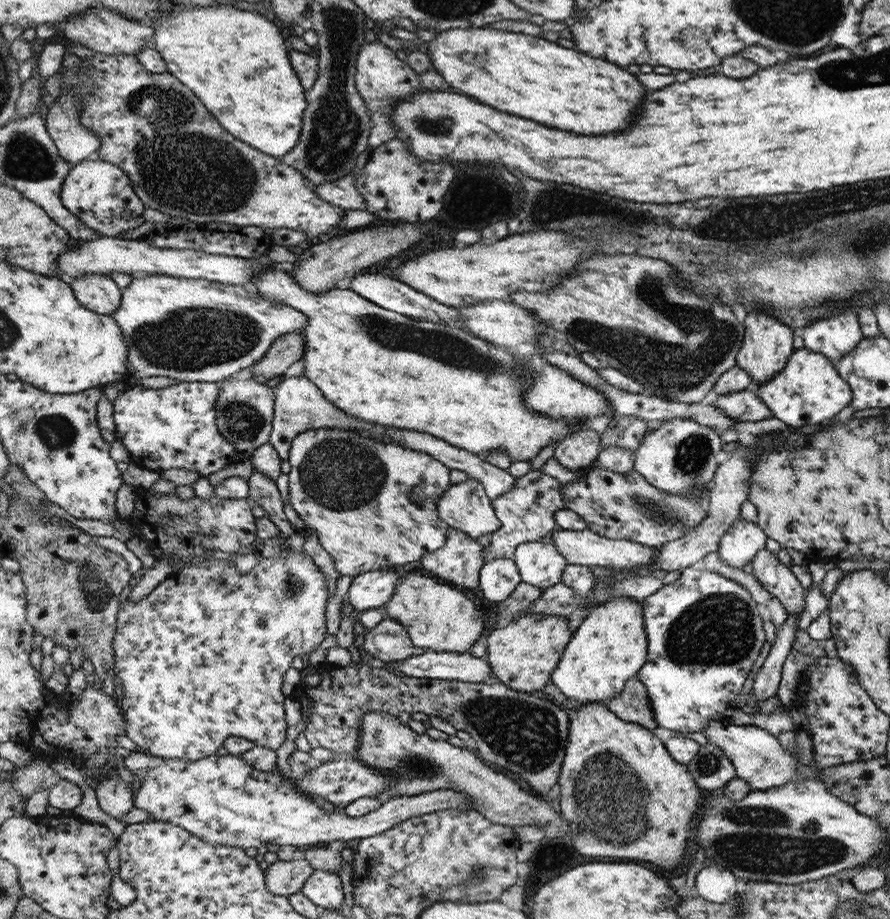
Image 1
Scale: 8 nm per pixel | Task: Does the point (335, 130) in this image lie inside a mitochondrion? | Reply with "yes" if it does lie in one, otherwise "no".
yes

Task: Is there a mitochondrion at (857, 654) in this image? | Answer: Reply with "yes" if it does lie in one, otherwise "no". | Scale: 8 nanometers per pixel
no

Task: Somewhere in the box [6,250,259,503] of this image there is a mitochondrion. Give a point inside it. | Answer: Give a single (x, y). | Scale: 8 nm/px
(57, 432)

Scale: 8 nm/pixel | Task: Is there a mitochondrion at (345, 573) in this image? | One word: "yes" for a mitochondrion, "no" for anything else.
no

